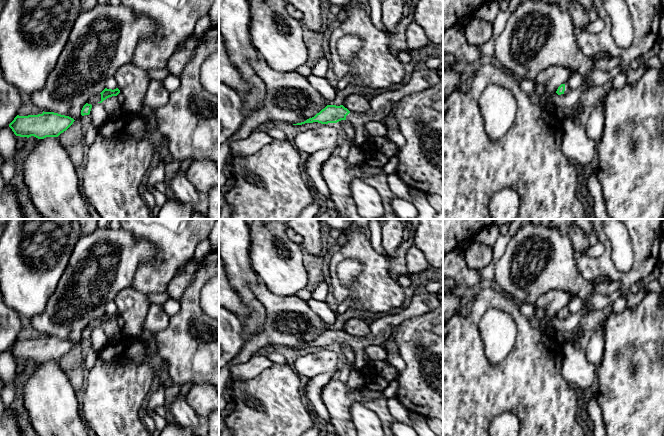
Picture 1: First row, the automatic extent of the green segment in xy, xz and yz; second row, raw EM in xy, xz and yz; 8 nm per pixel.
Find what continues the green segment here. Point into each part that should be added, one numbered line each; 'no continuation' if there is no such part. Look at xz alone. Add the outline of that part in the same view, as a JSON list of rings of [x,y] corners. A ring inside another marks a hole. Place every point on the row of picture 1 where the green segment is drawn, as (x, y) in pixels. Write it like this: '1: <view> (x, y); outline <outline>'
1: xz (422, 78); outline [[[419,67],[411,74],[409,82],[400,89],[395,91],[385,90],[384,93],[369,100],[370,109],[367,112],[355,113],[350,111],[346,120],[355,130],[353,144],[361,147],[368,141],[369,134],[366,131],[366,125],[374,120],[383,121],[390,114],[393,103],[399,102],[406,95],[436,85],[439,81],[440,76],[437,70]]]

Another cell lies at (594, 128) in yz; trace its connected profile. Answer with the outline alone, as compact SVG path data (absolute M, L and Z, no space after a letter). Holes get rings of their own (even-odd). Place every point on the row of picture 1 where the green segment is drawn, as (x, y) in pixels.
M608 92L605 93L602 99L591 109L591 115L584 127L587 137L595 141L599 141L603 135L607 94Z

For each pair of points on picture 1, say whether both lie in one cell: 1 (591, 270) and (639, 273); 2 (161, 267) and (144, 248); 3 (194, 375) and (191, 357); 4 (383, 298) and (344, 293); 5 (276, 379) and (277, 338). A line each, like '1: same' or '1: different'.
1: same
2: different
3: same
4: same
5: different

